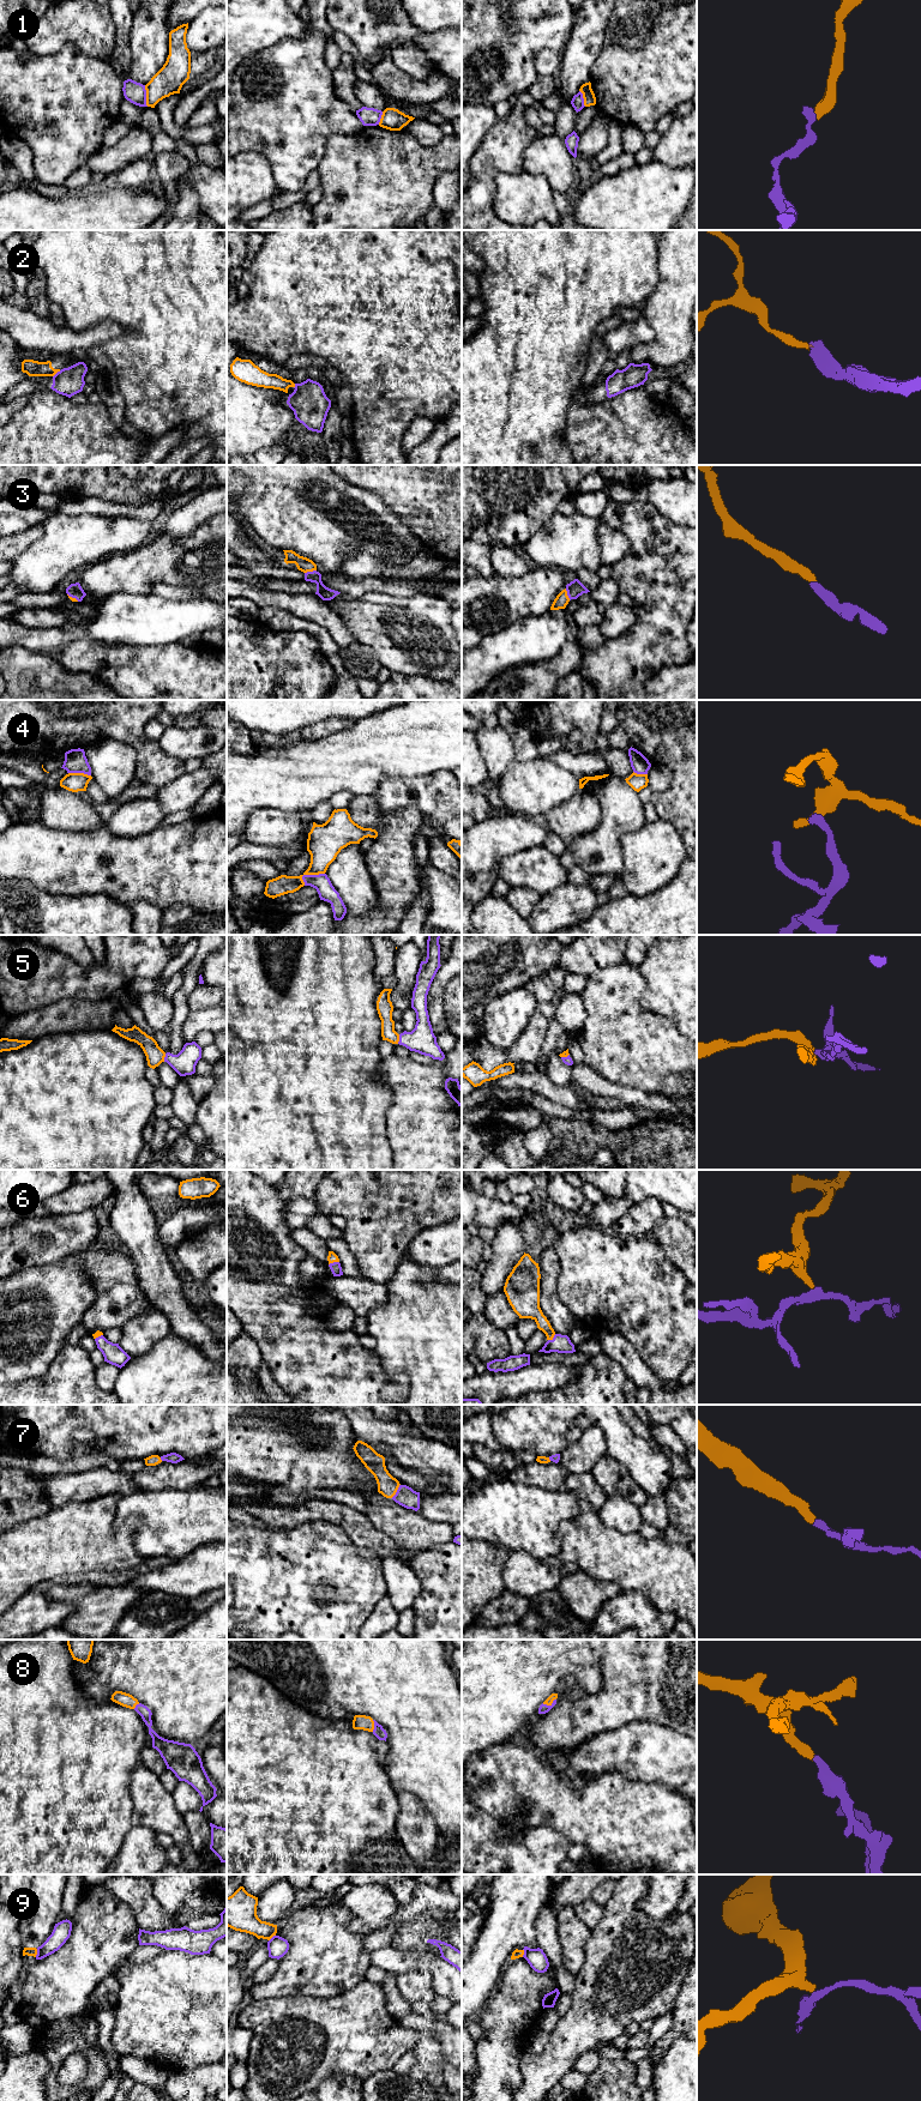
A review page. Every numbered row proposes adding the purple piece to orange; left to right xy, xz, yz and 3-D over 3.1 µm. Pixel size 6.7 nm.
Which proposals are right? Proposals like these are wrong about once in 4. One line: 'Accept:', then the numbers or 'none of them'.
Accept: 3, 5, 6, 7, 8

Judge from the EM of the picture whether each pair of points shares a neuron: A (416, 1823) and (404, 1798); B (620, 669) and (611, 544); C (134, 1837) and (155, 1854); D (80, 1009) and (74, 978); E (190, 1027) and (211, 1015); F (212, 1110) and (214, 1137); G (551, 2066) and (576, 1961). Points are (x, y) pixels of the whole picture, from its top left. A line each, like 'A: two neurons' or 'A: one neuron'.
A: one neuron
B: two neurons
C: one neuron
D: two neurons
E: one neuron
F: one neuron
G: two neurons

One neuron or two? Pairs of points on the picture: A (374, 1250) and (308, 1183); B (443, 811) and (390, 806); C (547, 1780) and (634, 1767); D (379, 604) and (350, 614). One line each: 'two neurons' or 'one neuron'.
A: two neurons
B: one neuron
C: two neurons
D: one neuron

